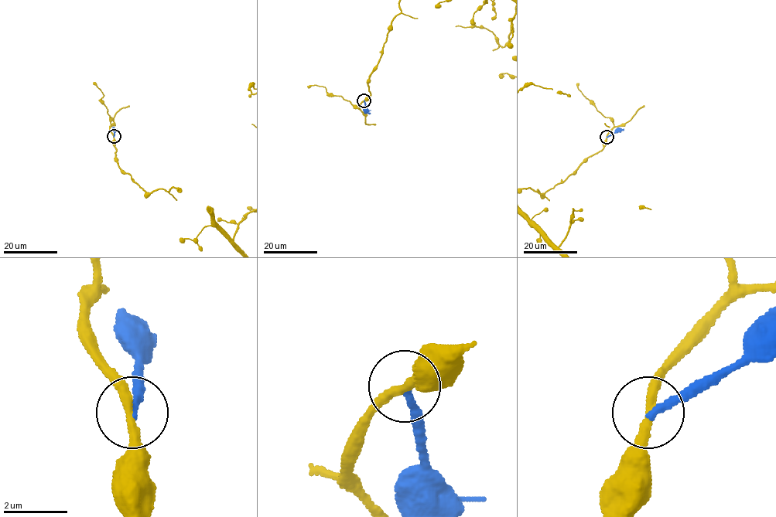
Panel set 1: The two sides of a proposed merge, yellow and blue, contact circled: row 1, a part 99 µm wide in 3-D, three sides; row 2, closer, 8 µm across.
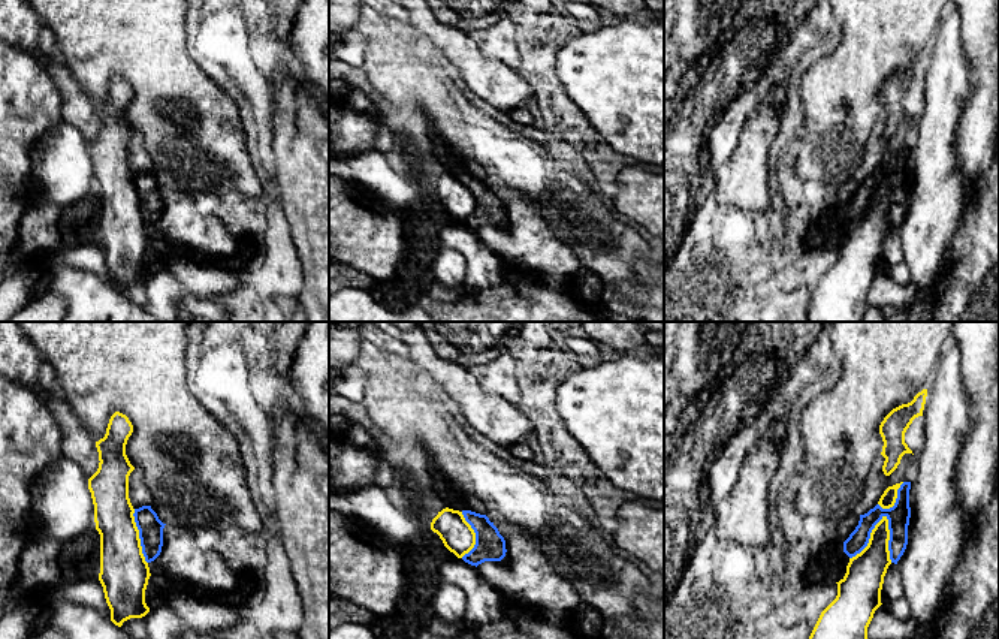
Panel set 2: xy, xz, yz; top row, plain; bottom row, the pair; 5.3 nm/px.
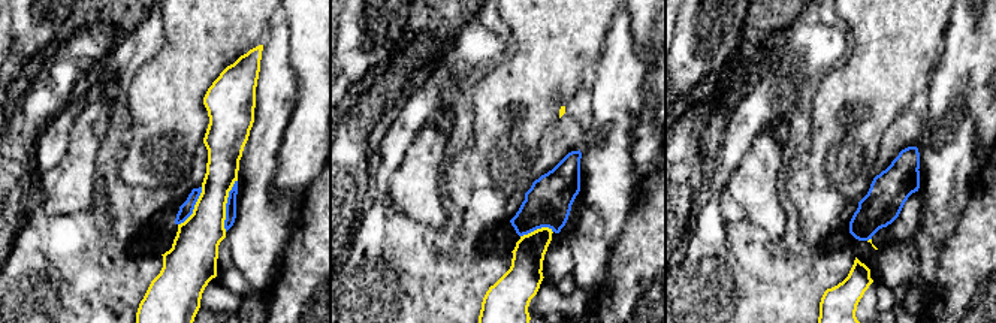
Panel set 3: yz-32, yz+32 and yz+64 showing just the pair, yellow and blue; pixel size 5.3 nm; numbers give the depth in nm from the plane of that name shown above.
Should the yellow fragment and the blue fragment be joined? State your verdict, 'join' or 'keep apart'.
keep apart

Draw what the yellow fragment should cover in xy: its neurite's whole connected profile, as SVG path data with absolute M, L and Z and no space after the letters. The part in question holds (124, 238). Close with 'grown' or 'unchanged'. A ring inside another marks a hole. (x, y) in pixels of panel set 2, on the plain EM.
M115 76L105 102L96 106L100 127L88 144L96 195L100 199L99 245L111 274L111 286L118 292L150 277L145 254L151 238L129 163L129 141L135 132L126 120L126 109L132 97L129 82Z; unchanged

